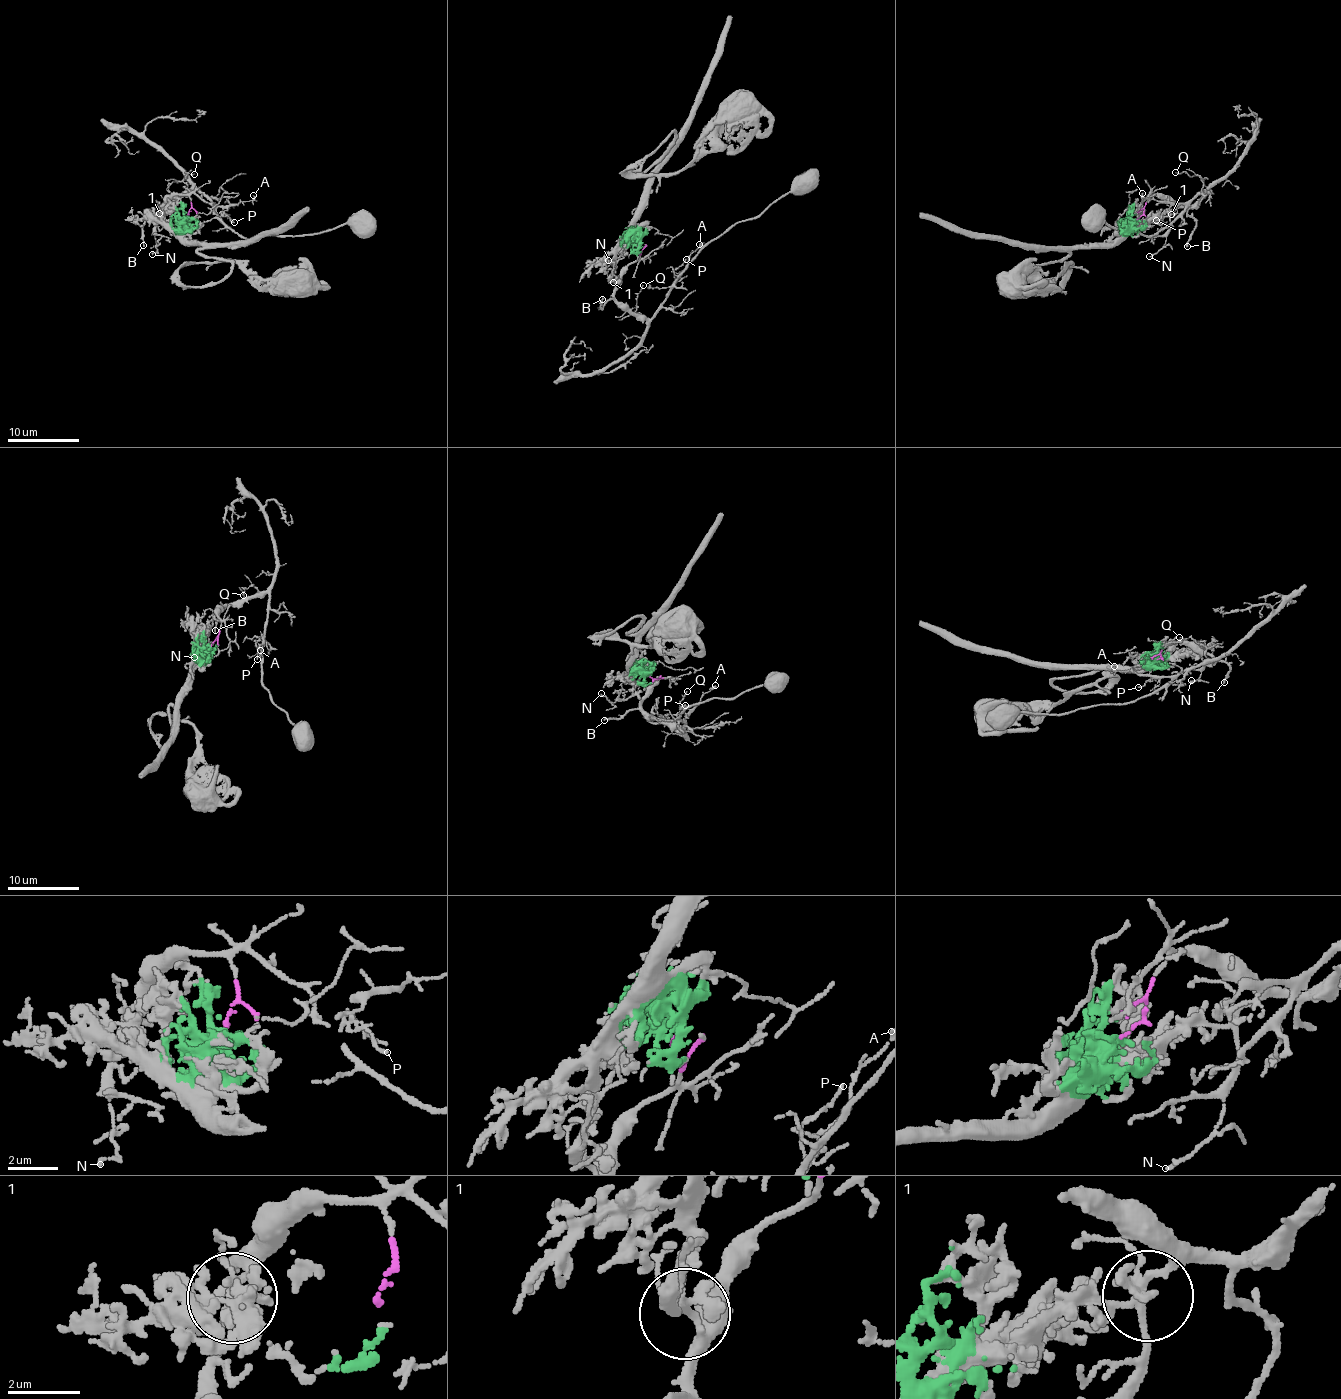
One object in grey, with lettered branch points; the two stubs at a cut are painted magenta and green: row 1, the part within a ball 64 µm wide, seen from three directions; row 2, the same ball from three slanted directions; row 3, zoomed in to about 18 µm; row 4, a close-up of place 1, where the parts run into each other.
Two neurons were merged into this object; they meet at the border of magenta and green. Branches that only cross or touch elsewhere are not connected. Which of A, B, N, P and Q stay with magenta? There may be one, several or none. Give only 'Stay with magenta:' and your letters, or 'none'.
Stay with magenta: A, B, N, P, Q

